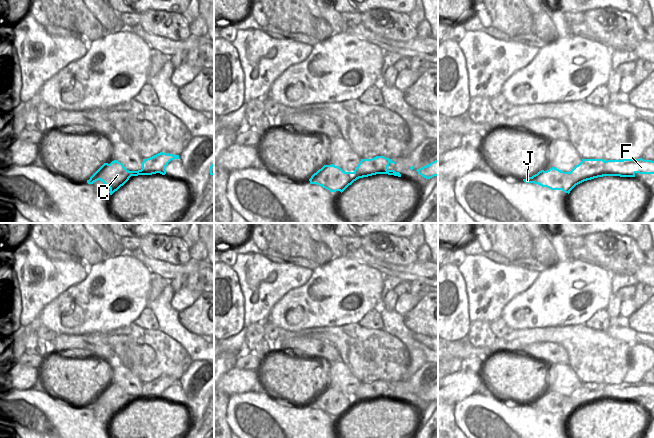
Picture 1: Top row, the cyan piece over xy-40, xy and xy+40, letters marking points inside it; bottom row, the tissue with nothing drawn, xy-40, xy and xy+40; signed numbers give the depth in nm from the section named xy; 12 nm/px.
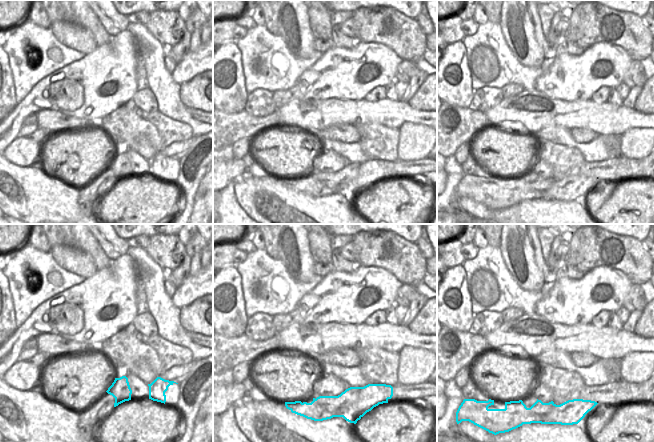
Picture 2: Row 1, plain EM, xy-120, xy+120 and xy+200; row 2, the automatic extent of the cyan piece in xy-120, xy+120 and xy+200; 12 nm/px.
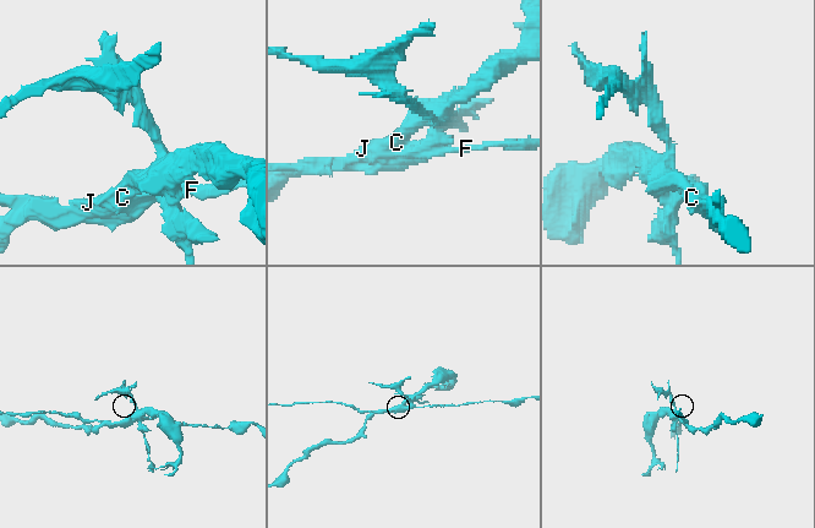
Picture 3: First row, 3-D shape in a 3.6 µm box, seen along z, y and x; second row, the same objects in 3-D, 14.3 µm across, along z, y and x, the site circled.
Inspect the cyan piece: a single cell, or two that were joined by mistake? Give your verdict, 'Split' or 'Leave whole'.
Split

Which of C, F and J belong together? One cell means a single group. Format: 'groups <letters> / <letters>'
groups C J / F

